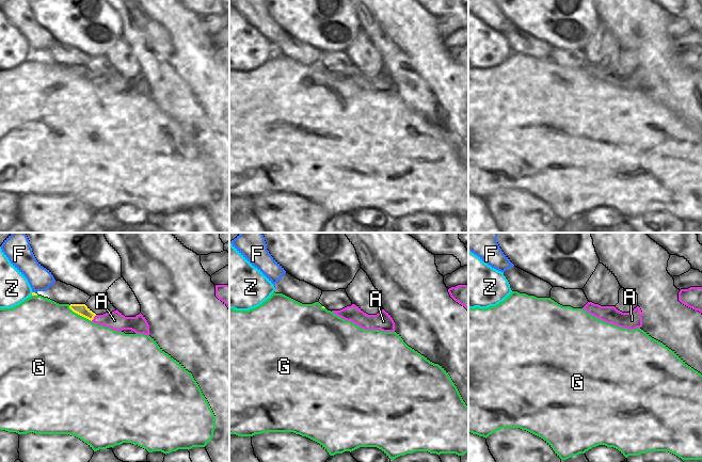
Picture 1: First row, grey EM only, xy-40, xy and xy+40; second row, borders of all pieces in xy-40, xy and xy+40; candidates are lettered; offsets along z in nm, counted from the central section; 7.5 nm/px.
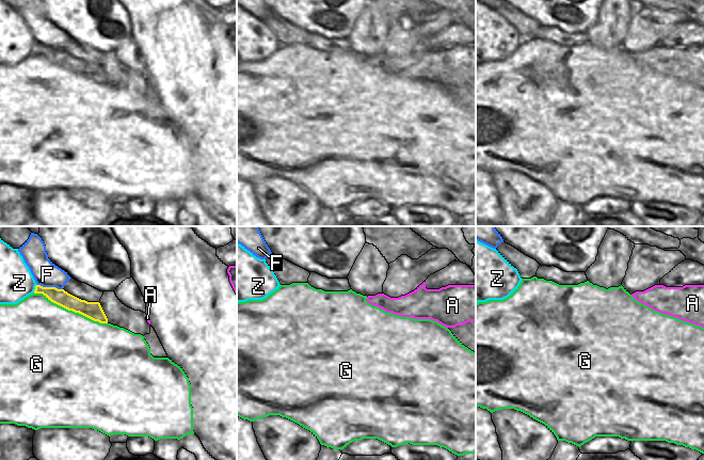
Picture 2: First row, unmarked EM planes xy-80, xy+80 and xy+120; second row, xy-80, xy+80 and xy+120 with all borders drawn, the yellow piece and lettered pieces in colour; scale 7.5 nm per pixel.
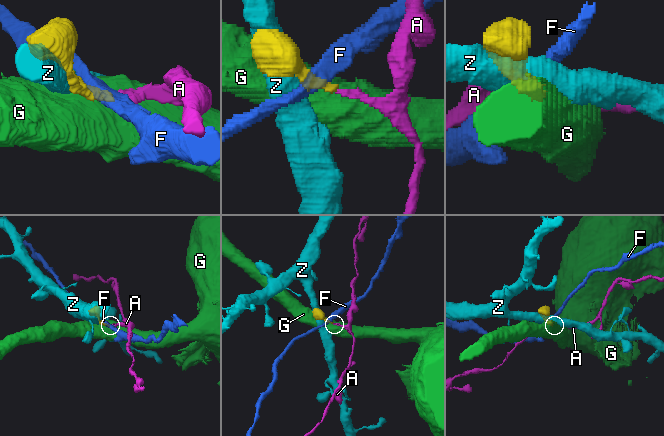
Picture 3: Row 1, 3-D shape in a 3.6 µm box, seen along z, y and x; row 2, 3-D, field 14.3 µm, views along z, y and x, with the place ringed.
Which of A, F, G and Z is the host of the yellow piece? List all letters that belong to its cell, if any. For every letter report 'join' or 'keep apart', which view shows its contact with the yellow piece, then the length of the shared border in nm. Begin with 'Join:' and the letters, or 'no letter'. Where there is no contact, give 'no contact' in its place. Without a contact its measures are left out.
Join: A
A: join | xy-40 | 60 nm
F: keep apart | xy-40 | 30 nm
G: keep apart | xy-40 | 220 nm
Z: keep apart | xy-40 | 30 nm

